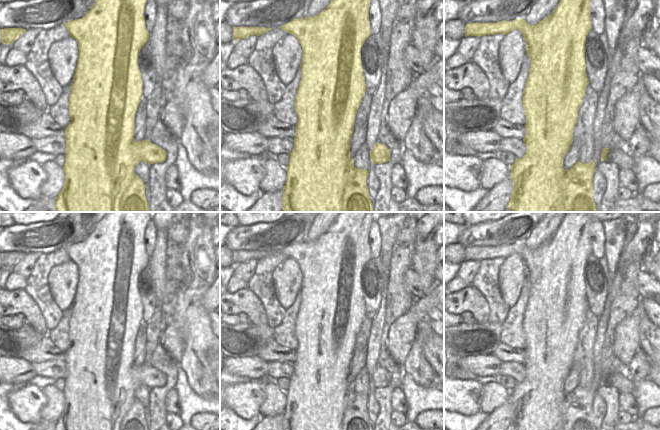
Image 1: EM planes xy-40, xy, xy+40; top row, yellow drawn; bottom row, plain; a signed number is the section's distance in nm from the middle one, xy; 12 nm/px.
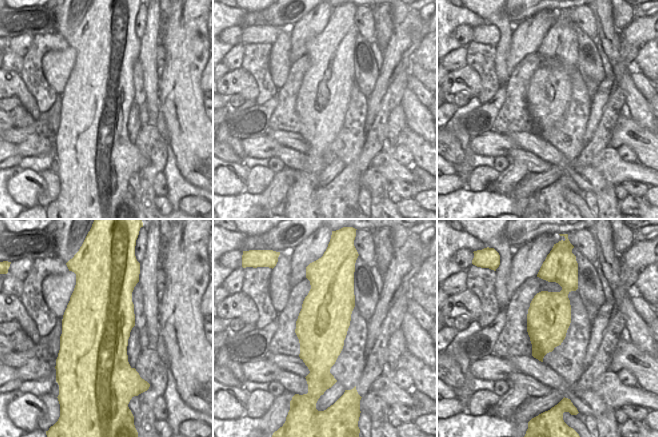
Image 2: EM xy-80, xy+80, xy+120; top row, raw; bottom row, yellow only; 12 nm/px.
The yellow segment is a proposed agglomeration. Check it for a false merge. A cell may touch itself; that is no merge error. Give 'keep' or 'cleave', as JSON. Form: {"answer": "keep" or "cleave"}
{"answer": "keep"}

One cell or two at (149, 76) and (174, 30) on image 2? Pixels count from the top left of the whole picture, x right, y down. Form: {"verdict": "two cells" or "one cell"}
{"verdict": "two cells"}

